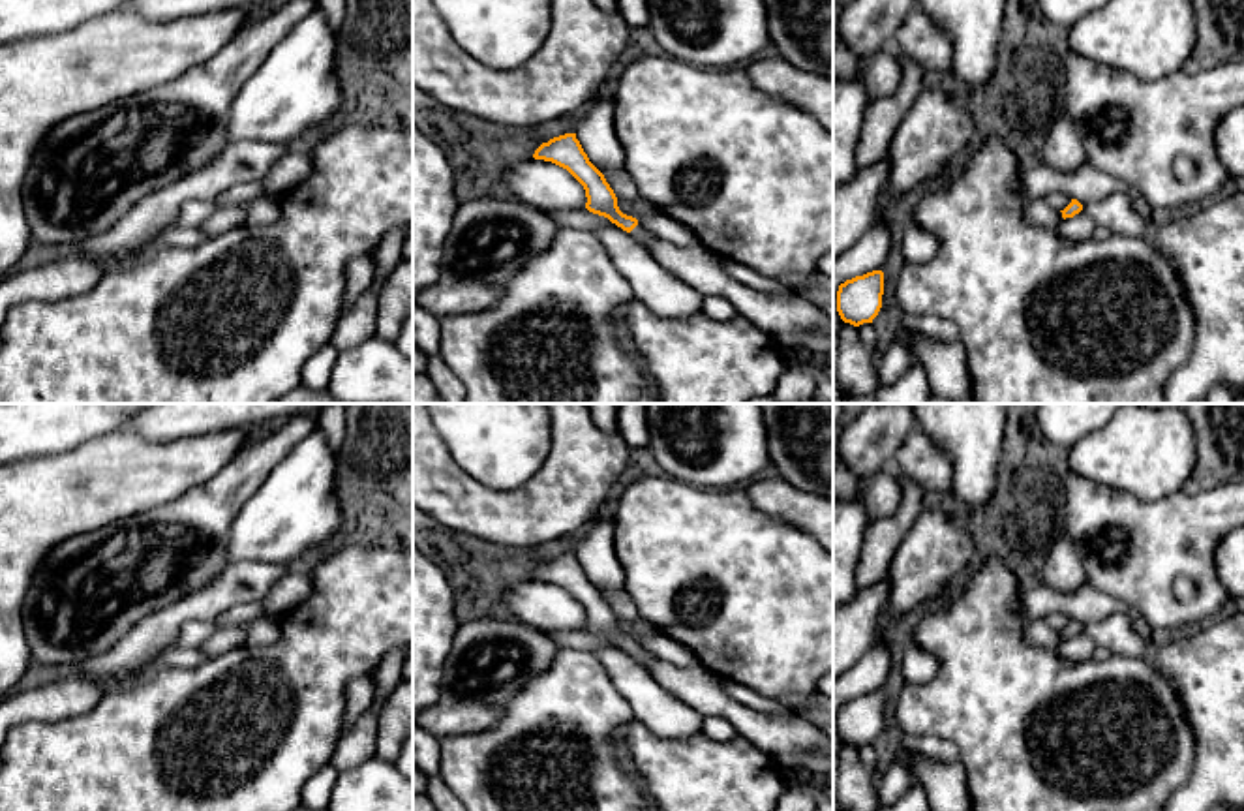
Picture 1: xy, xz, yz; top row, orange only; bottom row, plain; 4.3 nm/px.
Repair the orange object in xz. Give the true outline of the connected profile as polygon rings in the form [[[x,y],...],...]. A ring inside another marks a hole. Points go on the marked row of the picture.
[[[565,133],[542,143],[533,158],[567,169],[584,186],[587,197],[585,208],[589,212],[608,218],[612,223],[630,233],[638,242],[653,237],[636,218],[619,210],[614,190],[604,175],[589,161],[576,133]]]

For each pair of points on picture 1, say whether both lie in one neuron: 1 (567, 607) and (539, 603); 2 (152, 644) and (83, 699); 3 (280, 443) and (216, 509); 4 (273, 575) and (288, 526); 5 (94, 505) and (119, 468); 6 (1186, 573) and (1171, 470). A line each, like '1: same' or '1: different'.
1: same
2: different
3: same
4: different
5: same
6: different

